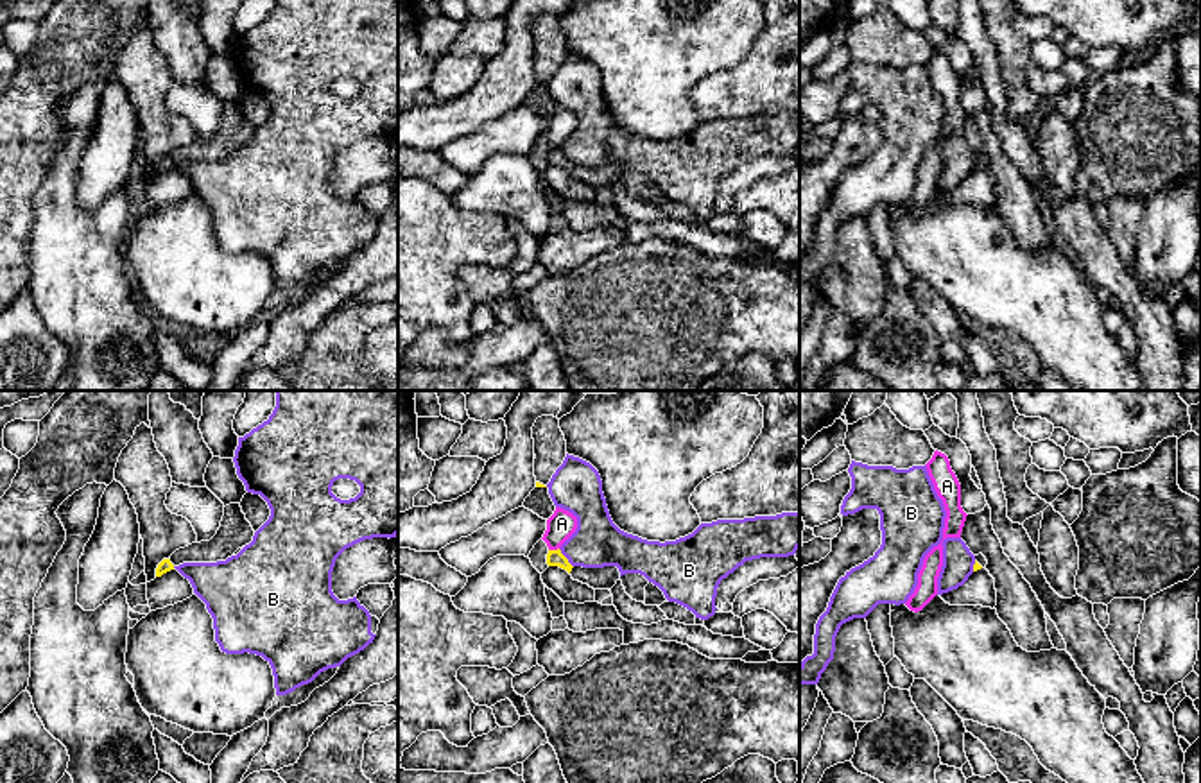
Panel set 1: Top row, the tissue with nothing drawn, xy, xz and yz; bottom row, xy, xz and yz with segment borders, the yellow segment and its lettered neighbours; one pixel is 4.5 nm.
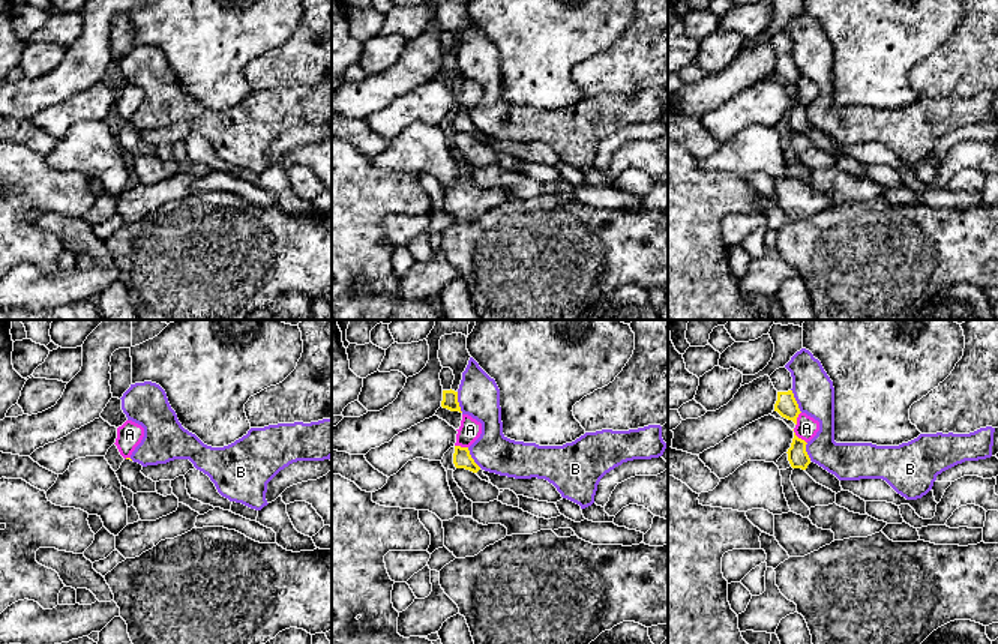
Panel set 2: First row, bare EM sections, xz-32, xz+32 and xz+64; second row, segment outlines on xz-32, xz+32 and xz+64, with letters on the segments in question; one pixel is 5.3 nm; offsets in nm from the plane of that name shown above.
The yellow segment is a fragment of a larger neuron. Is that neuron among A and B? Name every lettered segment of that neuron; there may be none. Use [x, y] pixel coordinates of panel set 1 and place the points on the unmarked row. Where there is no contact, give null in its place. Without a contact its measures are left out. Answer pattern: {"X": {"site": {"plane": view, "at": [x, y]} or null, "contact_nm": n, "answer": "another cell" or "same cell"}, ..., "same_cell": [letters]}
{"A": {"site": {"plane": "xz", "at": [552, 149]}, "contact_nm": 50, "answer": "another cell"}, "B": {"site": {"plane": "xz", "at": [565, 156]}, "contact_nm": 110, "answer": "another cell"}, "same_cell": []}

